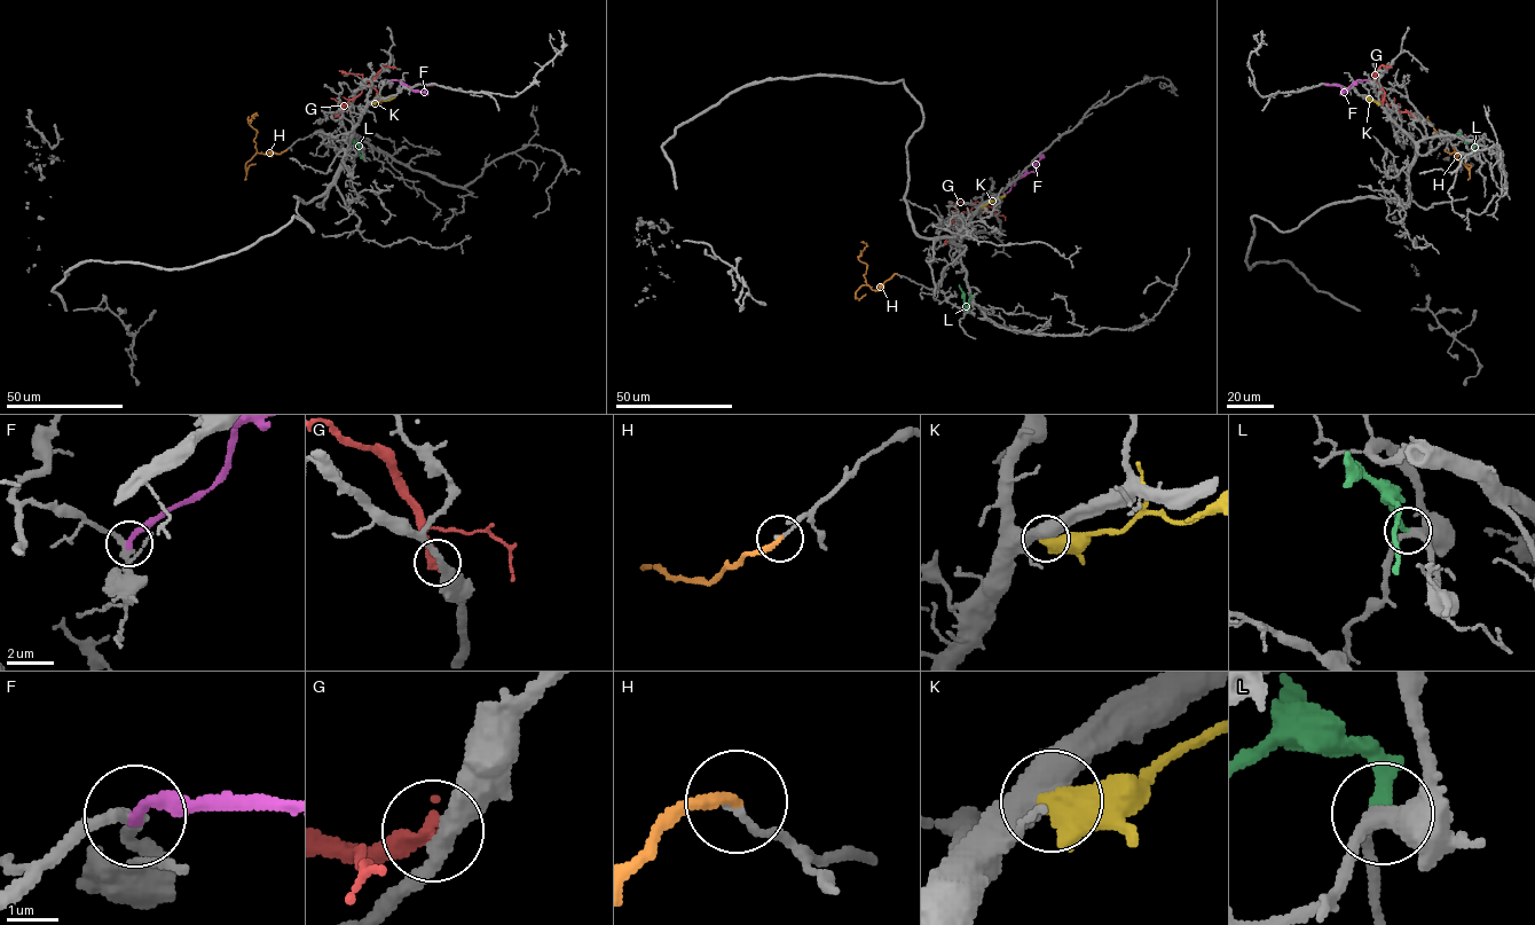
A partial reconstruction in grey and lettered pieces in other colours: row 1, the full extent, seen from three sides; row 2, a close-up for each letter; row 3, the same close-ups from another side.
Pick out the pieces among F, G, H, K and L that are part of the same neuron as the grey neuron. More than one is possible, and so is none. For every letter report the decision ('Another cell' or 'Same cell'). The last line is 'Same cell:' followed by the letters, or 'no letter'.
F: Another cell
G: Another cell
H: Another cell
K: Another cell
L: Another cell
Same cell: no letter

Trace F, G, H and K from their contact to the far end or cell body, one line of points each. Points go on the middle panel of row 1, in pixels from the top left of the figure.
F: (1000, 197), (1017, 179), (1036, 171), (1042, 154)
G: (998, 219), (992, 208), (982, 203), (959, 213), (953, 220), (953, 237), (944, 244)
H: (897, 273), (878, 290), (867, 285), (864, 275), (867, 265), (858, 258), (866, 245), (864, 242)
K: (981, 206), (1005, 195)

